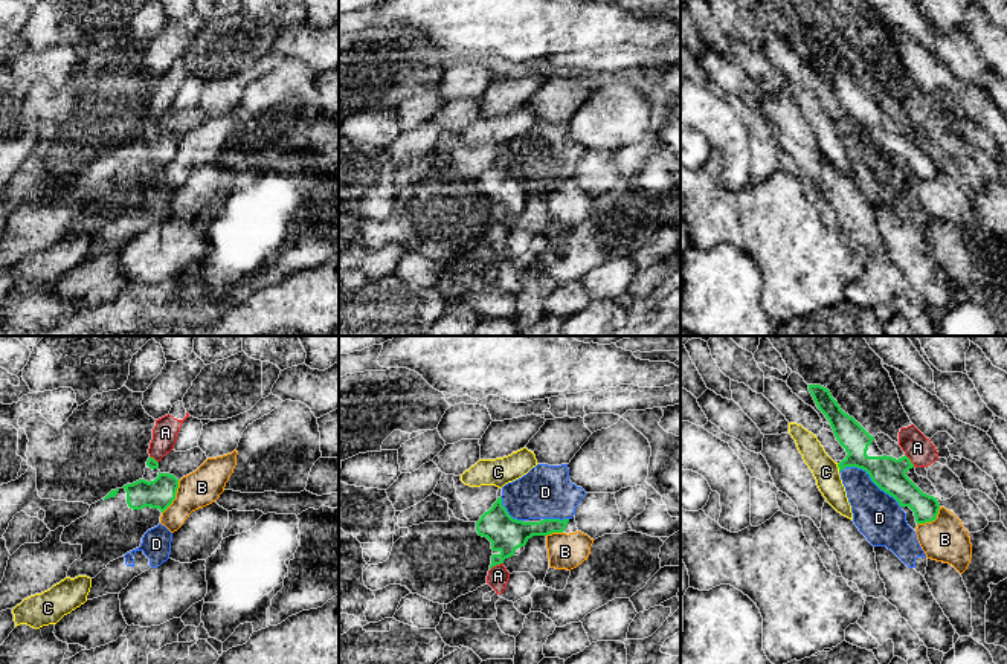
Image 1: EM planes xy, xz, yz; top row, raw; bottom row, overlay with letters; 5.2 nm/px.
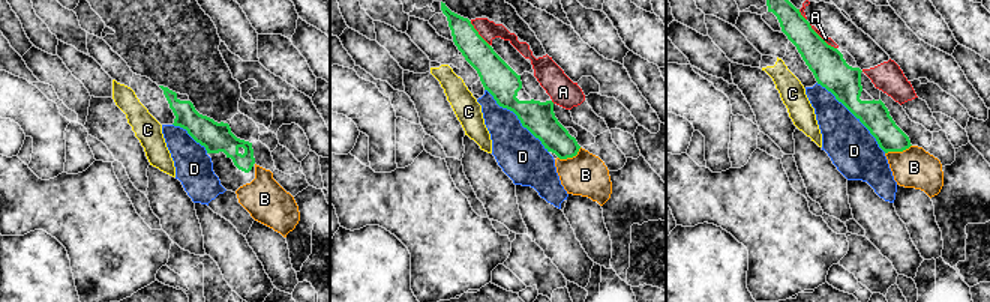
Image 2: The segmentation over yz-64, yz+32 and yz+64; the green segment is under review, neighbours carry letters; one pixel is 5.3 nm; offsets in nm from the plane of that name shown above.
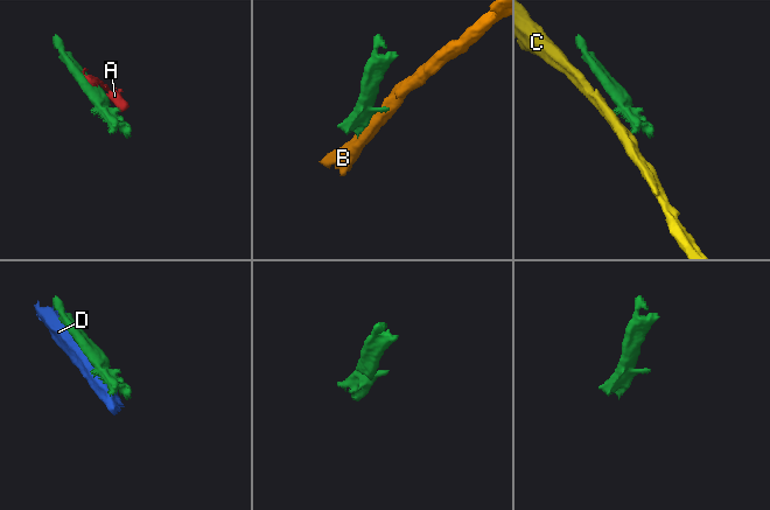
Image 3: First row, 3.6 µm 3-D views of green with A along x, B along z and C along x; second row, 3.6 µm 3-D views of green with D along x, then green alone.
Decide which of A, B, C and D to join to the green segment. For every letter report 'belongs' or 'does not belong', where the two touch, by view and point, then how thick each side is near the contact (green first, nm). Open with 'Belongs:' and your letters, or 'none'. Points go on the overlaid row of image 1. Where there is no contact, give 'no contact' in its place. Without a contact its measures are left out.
Belongs: none
A: does not belong; contact xz (496, 564); calibres 180 and 110 nm
B: does not belong; contact xy (174, 498); calibres 160 and 190 nm
C: does not belong; contact yz (838, 466); calibres 160 and 140 nm
D: does not belong; contact yz (870, 477); calibres 180 and 240 nm

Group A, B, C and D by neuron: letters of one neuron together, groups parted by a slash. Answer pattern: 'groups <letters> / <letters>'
groups A / B / C / D

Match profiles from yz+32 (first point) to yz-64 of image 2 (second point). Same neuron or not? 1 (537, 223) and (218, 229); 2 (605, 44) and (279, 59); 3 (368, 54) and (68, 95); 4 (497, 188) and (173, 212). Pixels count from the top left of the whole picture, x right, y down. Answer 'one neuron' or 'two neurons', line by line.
1: one neuron
2: one neuron
3: one neuron
4: one neuron

